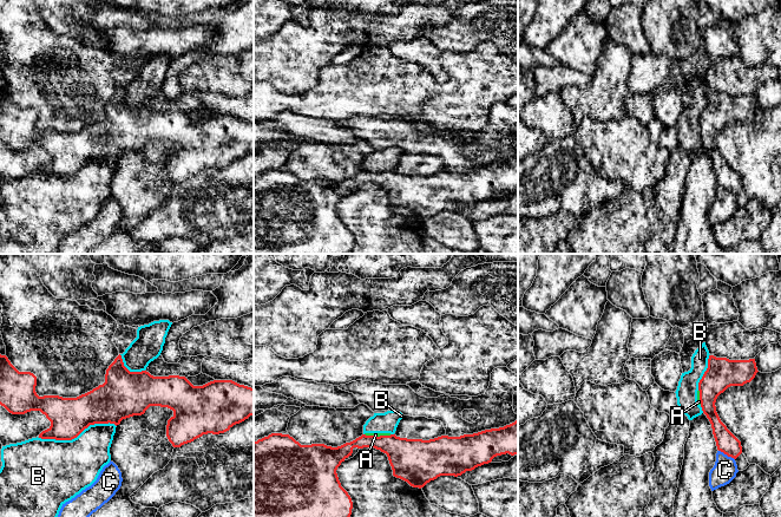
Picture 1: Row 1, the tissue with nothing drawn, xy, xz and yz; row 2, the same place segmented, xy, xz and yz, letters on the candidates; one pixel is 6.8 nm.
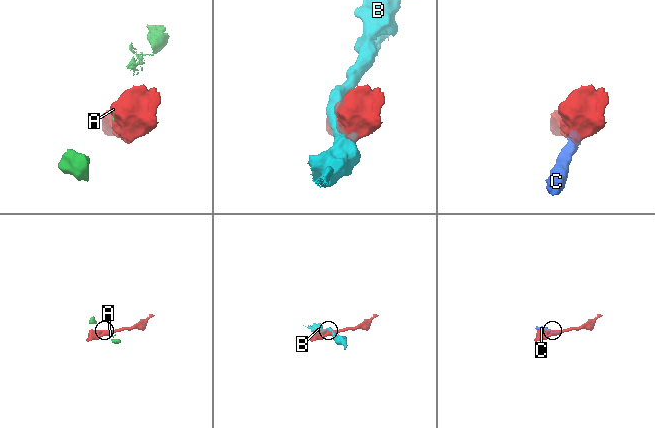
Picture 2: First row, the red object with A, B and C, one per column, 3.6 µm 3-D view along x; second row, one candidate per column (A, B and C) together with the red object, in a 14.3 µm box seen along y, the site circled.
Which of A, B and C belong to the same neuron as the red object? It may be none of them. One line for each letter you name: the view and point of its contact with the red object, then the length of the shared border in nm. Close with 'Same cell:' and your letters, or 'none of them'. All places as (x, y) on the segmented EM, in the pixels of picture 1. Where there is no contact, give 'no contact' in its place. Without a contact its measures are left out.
Same cell: none of them

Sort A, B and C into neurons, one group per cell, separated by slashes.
A B / C

